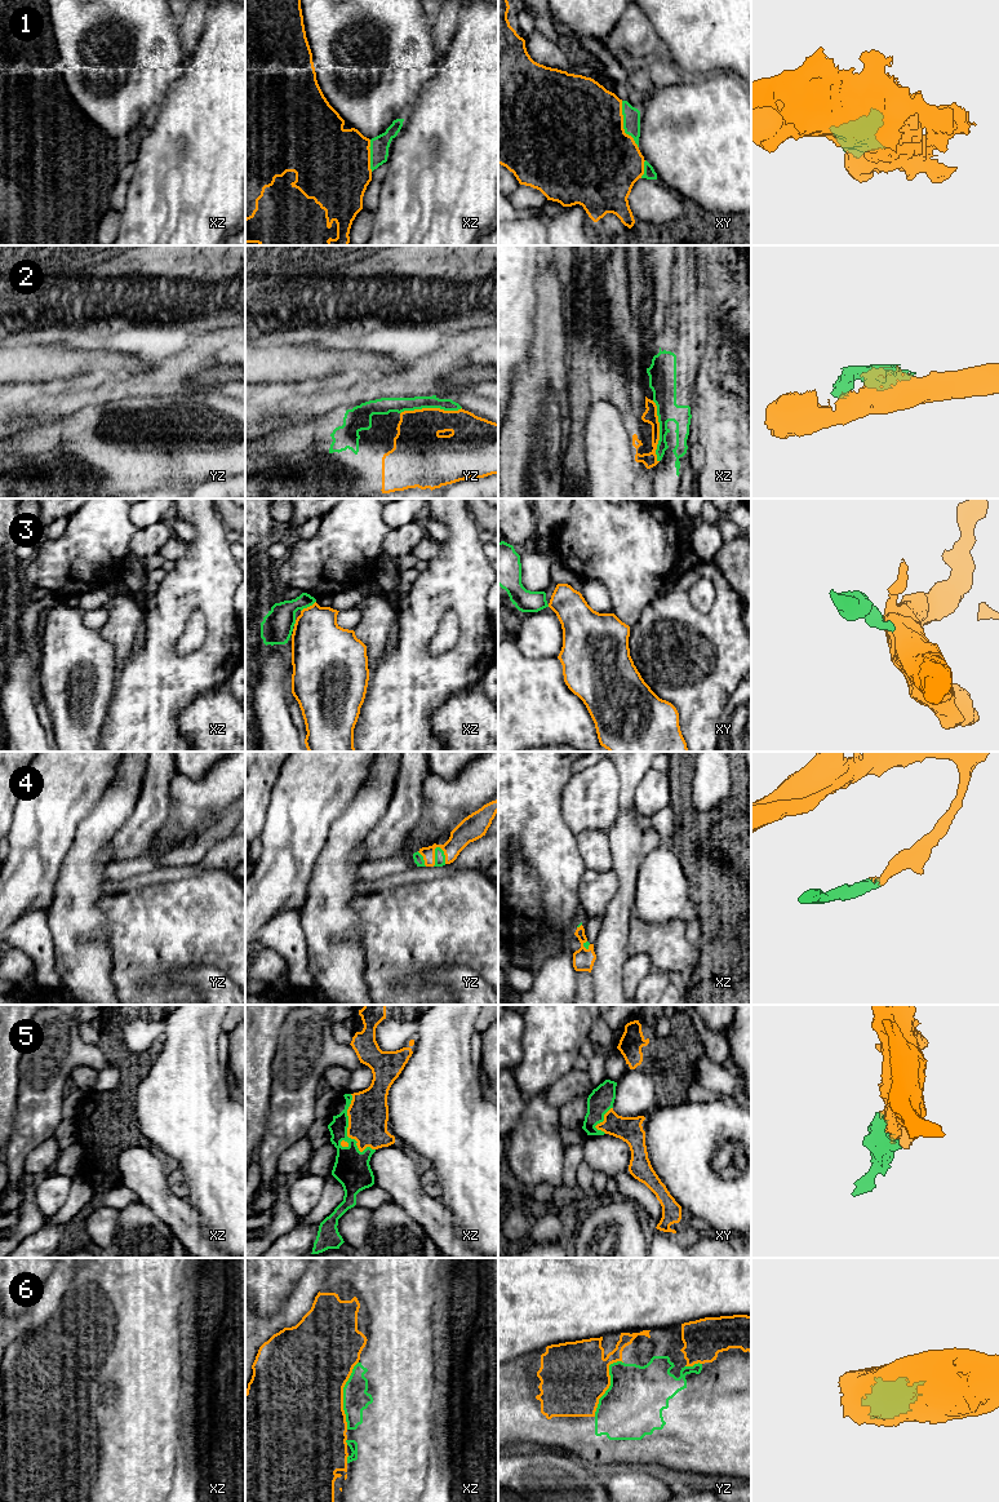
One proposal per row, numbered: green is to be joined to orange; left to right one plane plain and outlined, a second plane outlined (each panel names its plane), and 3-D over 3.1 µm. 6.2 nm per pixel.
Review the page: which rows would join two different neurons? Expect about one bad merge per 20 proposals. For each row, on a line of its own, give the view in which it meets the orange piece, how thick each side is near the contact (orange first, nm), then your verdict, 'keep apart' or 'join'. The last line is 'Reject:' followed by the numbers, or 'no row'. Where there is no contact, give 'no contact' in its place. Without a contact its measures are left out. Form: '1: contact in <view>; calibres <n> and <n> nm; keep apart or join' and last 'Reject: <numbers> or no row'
1: contact in xy; calibres 500 and 110 nm; join
2: contact in xz; calibres 90 and 140 nm; join
3: contact in xz; calibres 340 and 200 nm; keep apart
4: contact in yz; calibres 140 and 60 nm; join
5: contact in xz; calibres 260 and 220 nm; join
6: contact in xz; calibres 500 and 160 nm; join
Reject: 3

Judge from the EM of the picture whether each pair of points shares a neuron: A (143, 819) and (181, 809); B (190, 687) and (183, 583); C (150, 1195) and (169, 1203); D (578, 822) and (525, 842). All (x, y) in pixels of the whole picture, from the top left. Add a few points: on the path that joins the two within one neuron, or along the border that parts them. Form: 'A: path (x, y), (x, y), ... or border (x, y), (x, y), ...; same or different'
A: border (171, 781), (169, 822), (164, 838); different
B: path (167, 661), (167, 611), (169, 608); same
C: path (155, 1195), (164, 1203); same
D: border (560, 796), (562, 816), (575, 834); different

